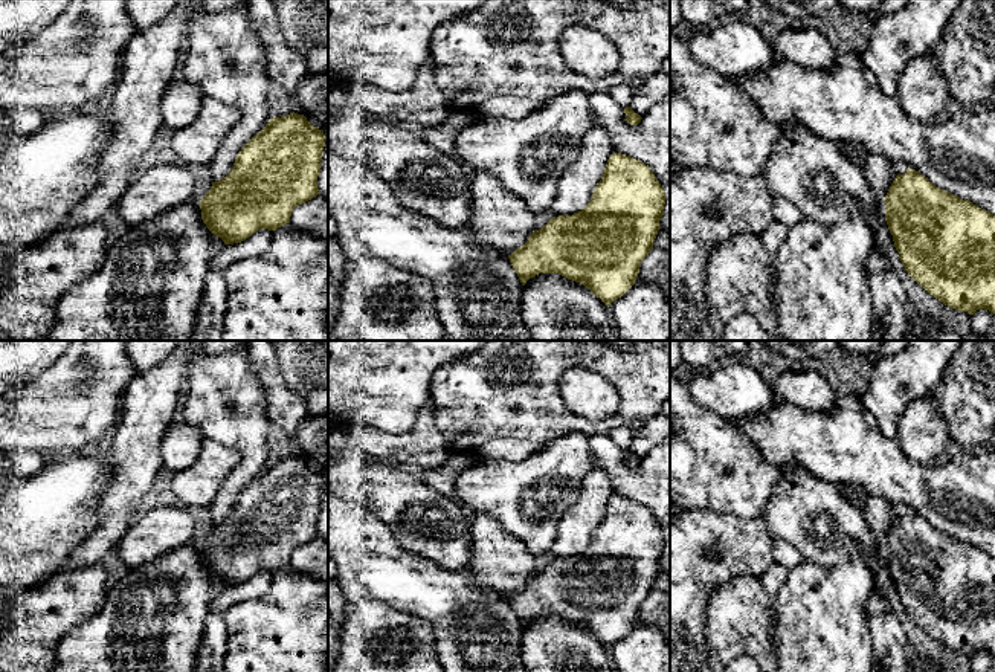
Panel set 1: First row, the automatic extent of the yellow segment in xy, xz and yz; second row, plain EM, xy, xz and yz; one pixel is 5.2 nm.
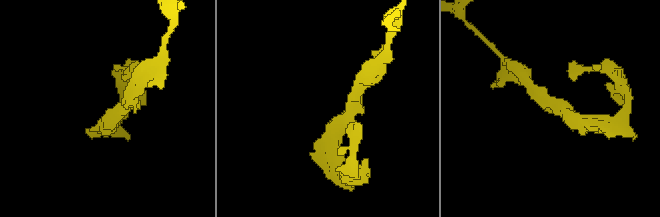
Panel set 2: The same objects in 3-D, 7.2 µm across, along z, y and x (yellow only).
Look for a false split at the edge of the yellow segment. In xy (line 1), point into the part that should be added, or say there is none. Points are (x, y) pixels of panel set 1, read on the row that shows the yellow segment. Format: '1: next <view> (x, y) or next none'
1: next xy (203, 182)

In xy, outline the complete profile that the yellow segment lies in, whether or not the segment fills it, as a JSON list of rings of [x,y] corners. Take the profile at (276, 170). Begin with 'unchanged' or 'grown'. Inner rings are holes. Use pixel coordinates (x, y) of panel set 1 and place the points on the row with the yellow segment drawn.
grown; [[[290,113],[272,118],[267,125],[255,134],[237,154],[232,171],[218,182],[211,179],[208,165],[189,165],[195,185],[191,199],[200,205],[201,220],[206,228],[220,237],[224,244],[241,243],[259,229],[276,231],[290,223],[296,206],[319,194],[317,176],[320,173],[325,134],[313,127],[304,115]]]

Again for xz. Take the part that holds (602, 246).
grown; [[[613,153],[591,202],[572,215],[555,217],[551,209],[536,214],[528,241],[508,255],[522,286],[539,273],[559,273],[588,287],[607,307],[636,281],[641,261],[653,249],[664,215],[665,192],[650,166]]]

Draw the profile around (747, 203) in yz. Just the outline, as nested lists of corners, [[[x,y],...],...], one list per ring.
[[[705,166],[670,173],[670,341],[714,341],[705,302],[710,254],[740,232],[763,234],[775,221],[774,202],[762,173],[743,177]]]

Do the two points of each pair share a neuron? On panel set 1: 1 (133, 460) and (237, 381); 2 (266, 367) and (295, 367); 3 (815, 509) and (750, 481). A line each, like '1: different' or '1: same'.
1: different
2: different
3: different

